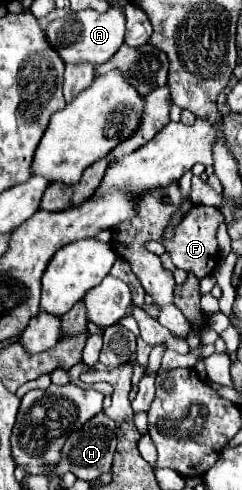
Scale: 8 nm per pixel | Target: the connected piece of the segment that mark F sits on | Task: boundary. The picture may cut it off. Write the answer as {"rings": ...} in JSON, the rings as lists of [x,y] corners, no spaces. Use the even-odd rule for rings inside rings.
{"rings":[[[195,207],[175,229],[175,235],[165,241],[165,251],[171,255],[171,261],[177,269],[193,271],[197,277],[207,277],[217,265],[217,229],[223,223],[223,215],[215,207]]]}

